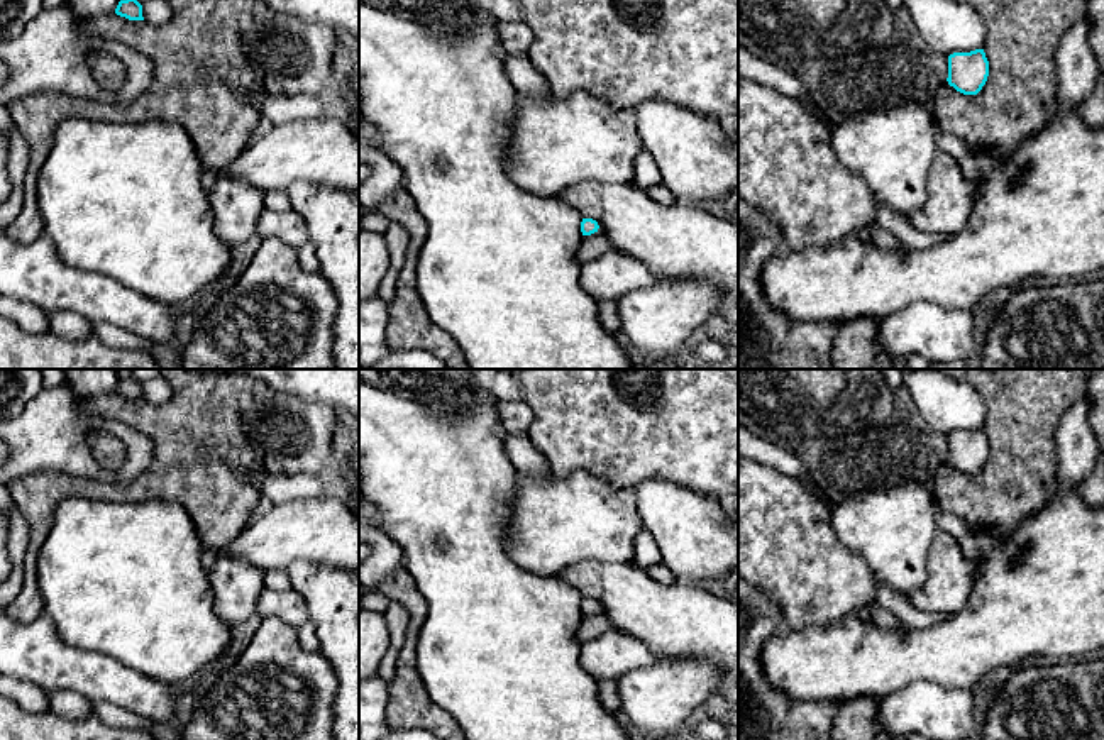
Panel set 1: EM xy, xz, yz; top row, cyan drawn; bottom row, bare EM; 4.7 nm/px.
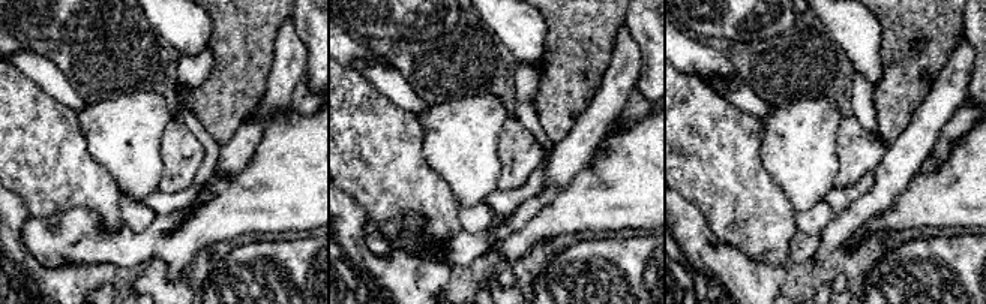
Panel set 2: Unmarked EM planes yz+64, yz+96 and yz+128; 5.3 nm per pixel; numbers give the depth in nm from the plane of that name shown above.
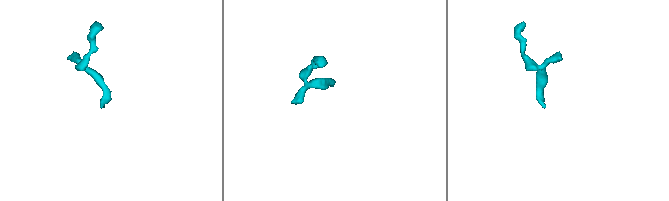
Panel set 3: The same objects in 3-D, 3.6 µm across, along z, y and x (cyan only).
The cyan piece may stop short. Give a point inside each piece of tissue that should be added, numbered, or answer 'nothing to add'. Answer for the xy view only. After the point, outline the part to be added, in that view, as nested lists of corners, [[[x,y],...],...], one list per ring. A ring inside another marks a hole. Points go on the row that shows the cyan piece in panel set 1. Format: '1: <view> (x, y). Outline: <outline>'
nothing to add

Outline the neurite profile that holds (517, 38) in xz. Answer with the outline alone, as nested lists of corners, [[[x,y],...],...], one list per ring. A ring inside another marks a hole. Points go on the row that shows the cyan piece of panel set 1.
[[[496,20],[496,32],[503,52],[527,56],[533,44],[533,32],[527,22]]]

